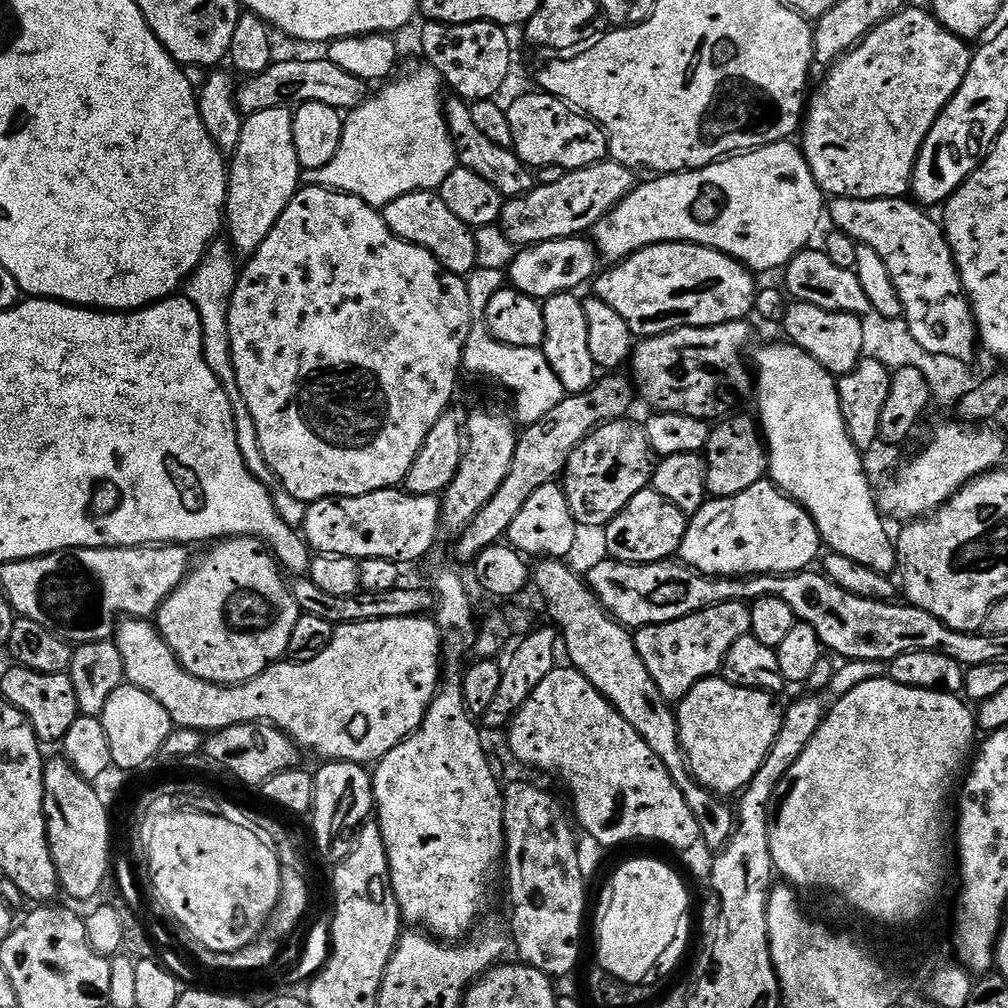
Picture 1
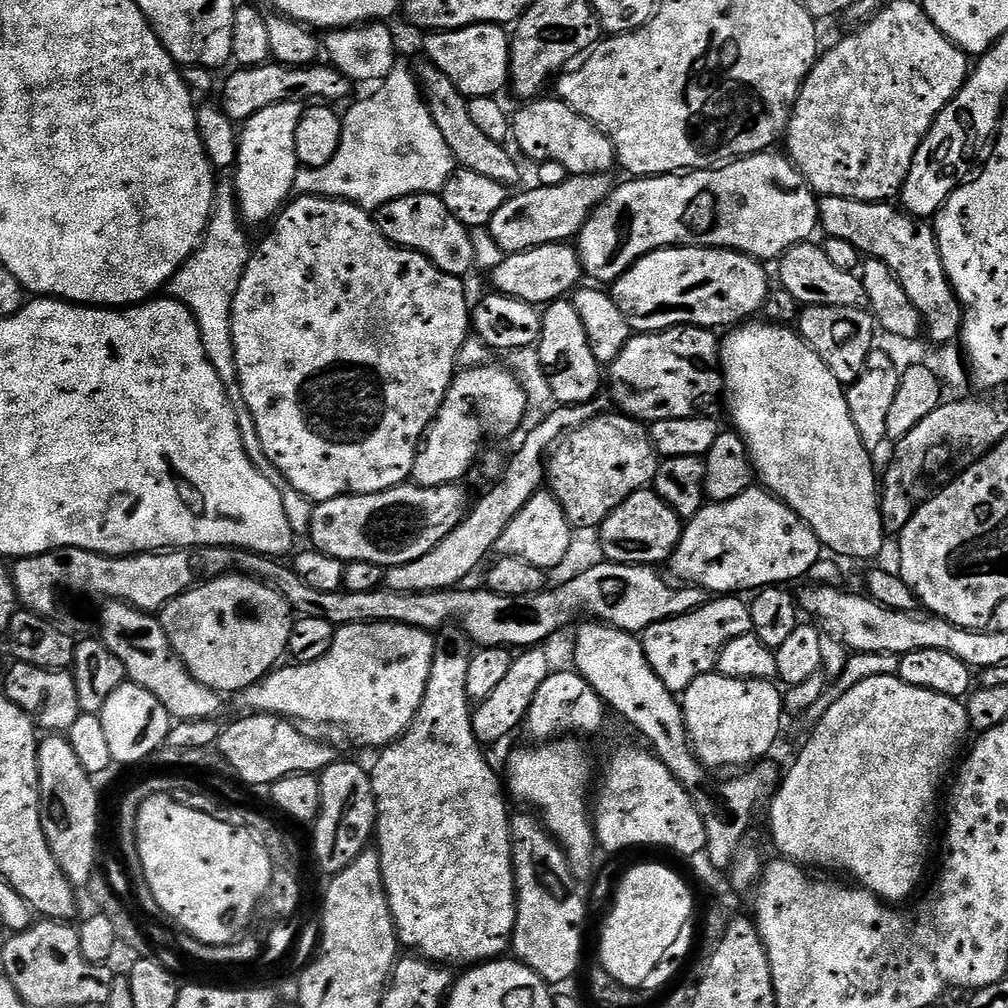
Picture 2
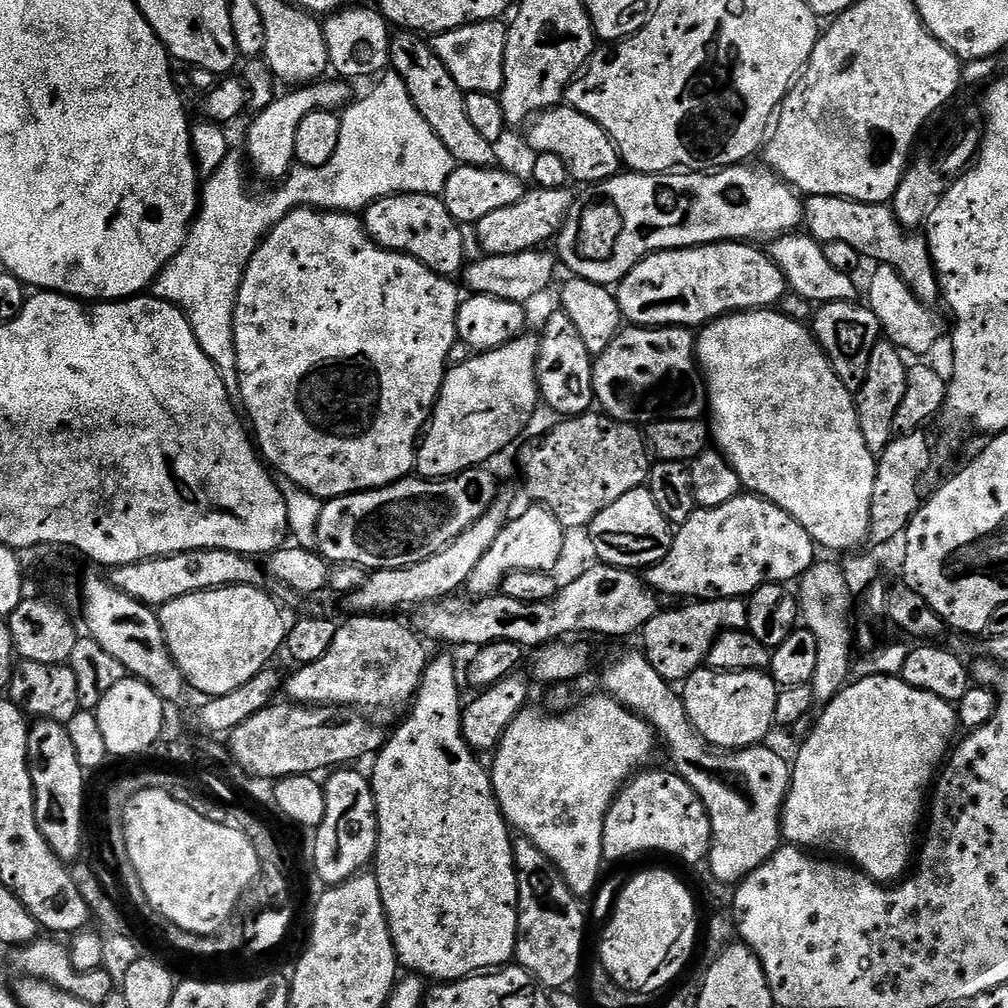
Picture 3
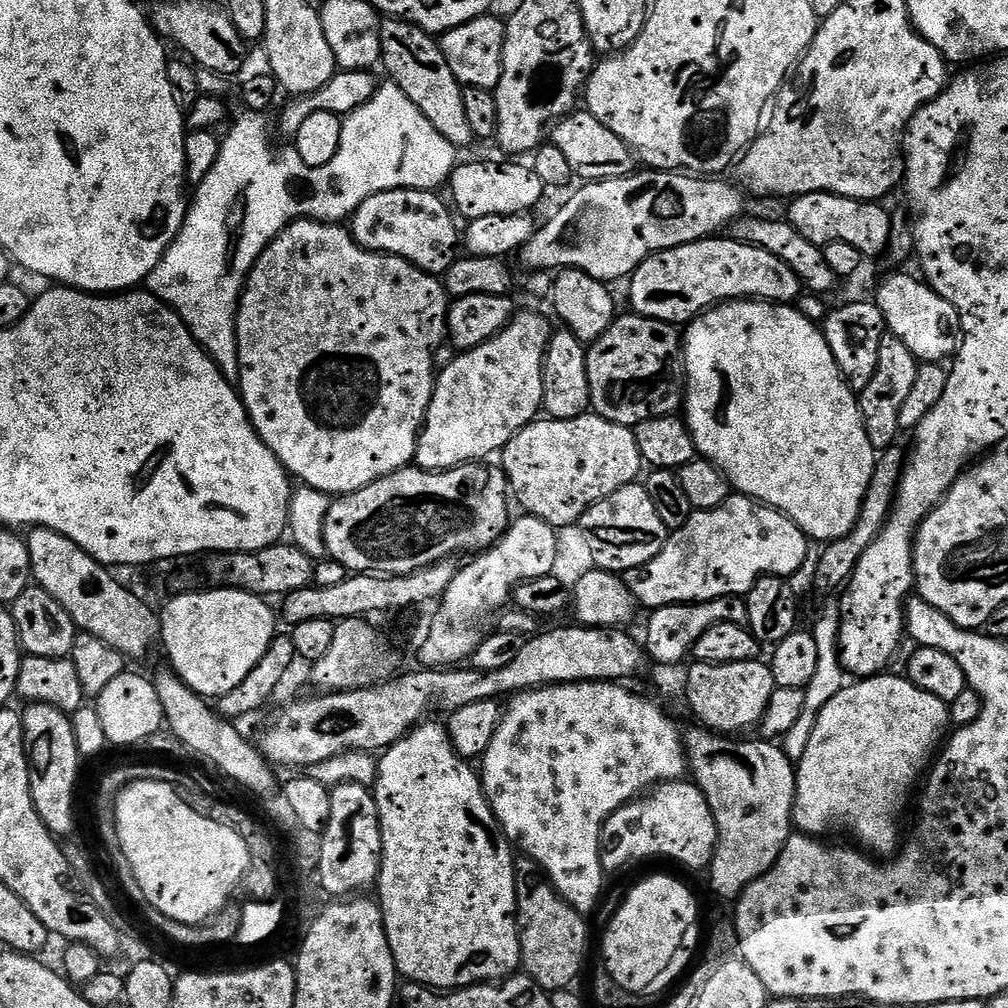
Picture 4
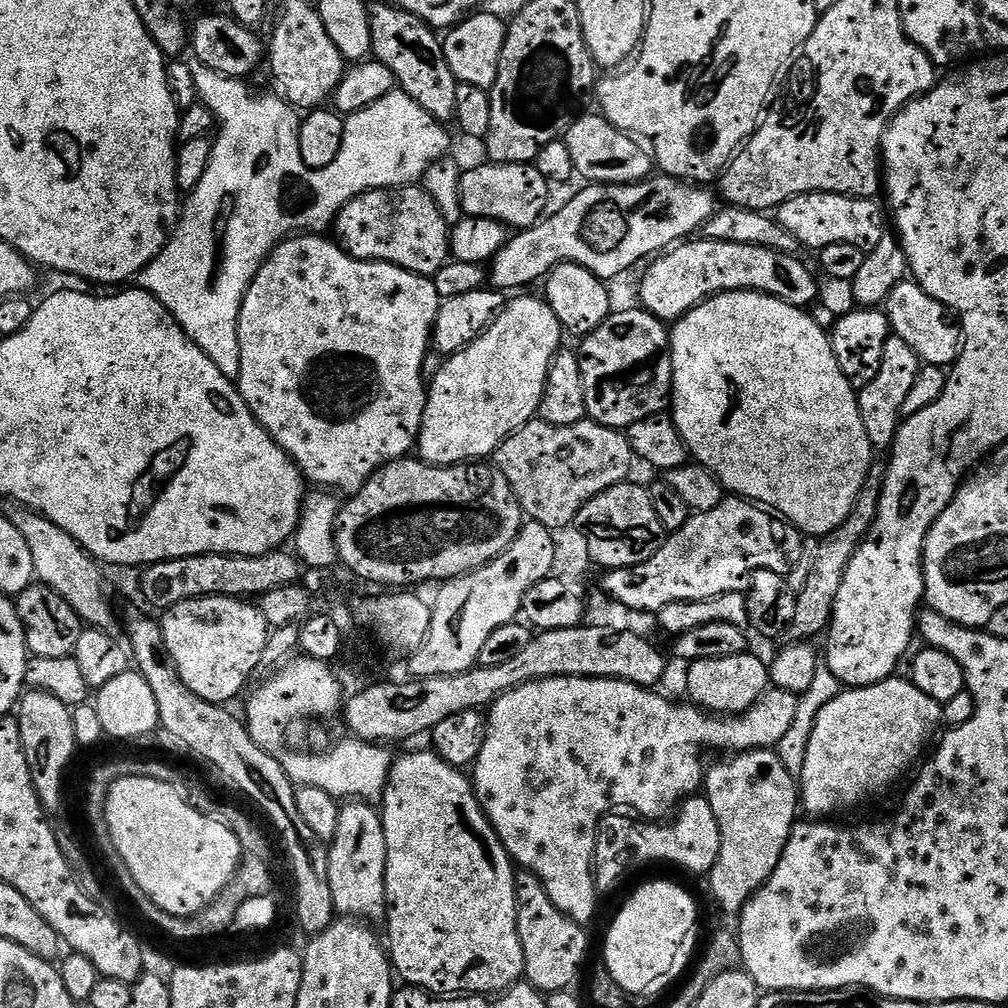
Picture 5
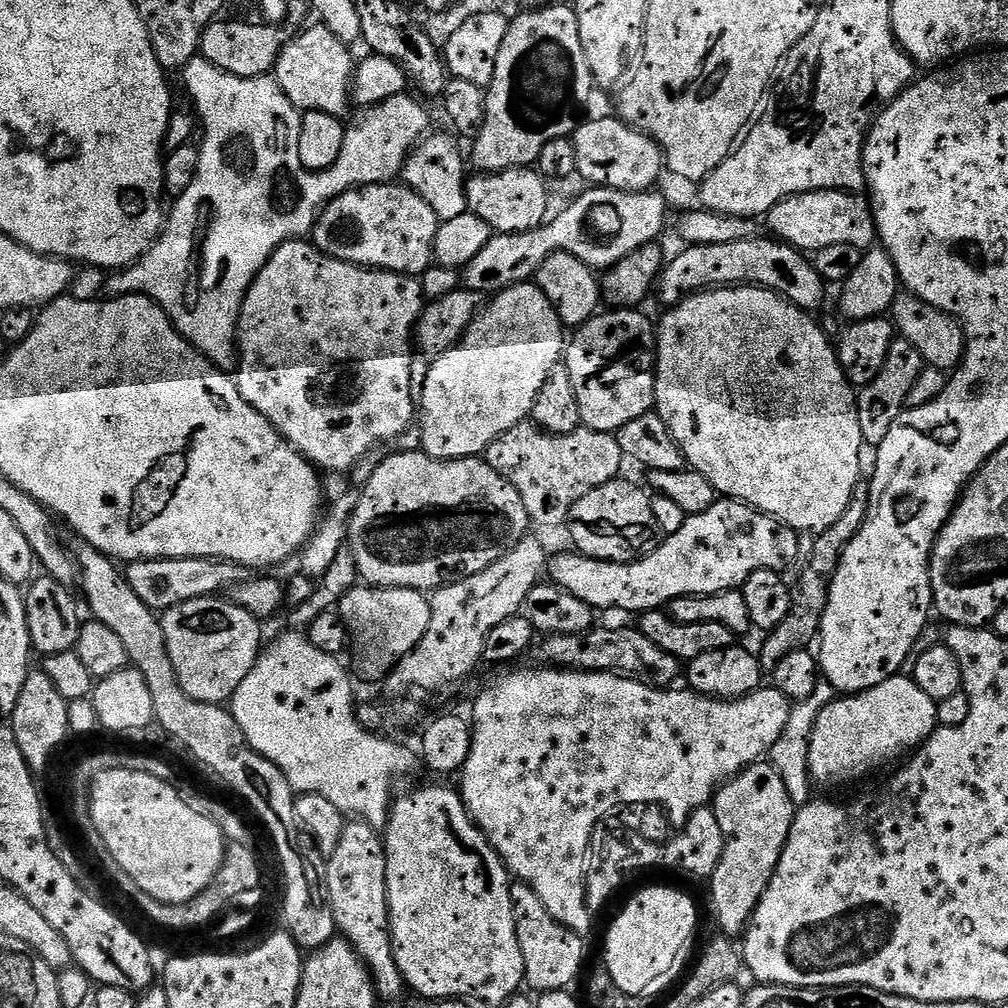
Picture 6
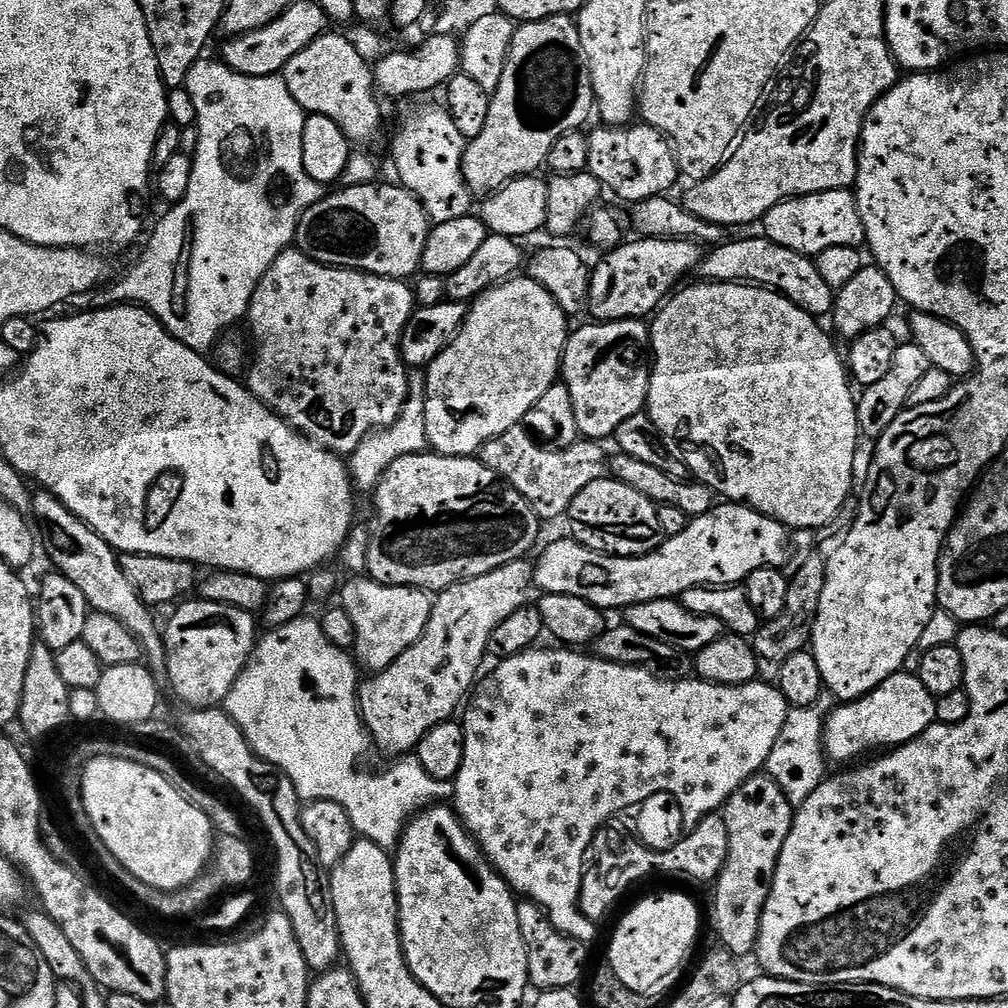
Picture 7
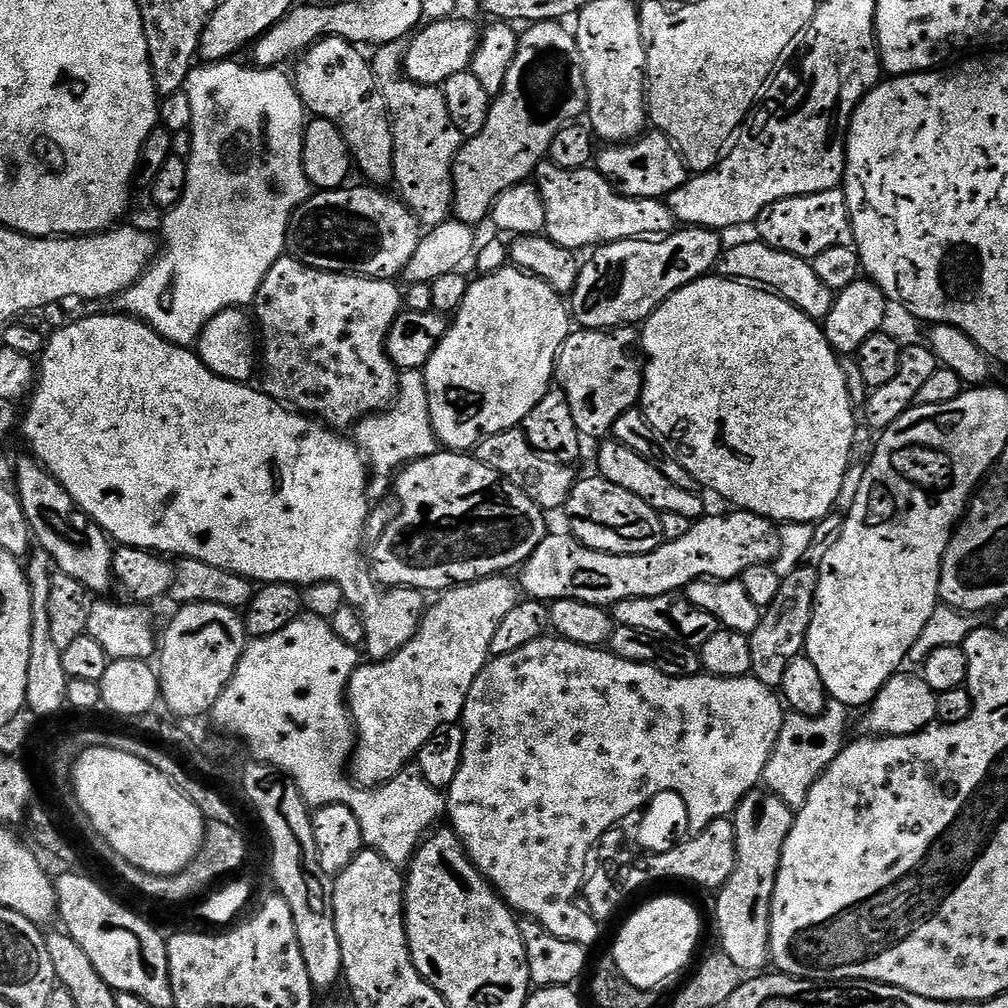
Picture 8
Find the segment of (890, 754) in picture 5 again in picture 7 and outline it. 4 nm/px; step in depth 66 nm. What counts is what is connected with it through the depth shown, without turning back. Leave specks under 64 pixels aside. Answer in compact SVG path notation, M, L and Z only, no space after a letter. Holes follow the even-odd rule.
M901 670L886 678L873 692L833 707L824 724L824 750L829 761L856 762L877 750L898 748L935 723L936 697L922 686L919 675L911 676L908 670Z

